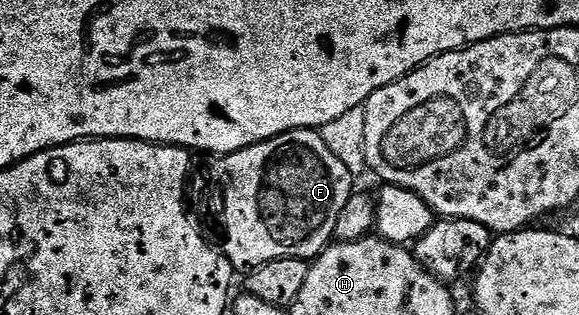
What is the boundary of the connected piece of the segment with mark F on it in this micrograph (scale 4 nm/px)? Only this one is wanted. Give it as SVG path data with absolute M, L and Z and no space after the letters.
M317 129L284 131L273 139L222 155L217 163L221 179L225 180L225 187L229 187L229 260L241 273L267 265L267 261L279 261L279 257L316 259L329 246L335 233L335 221L339 221L343 205L347 205L354 193L355 177L347 165L323 145L323 137Z

